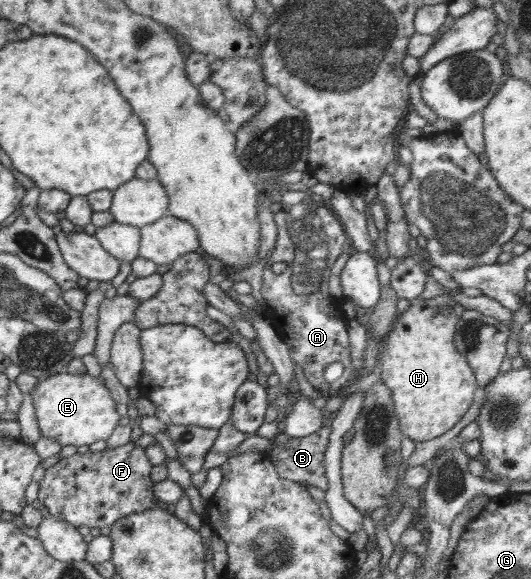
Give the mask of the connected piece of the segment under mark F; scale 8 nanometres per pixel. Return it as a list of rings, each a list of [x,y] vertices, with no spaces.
[[[135,442],[115,448],[105,448],[103,451],[75,453],[71,457],[60,458],[53,466],[45,470],[45,475],[38,482],[38,500],[47,507],[50,516],[61,518],[75,526],[107,527],[113,525],[118,519],[134,513],[141,513],[153,505],[154,487],[149,476],[154,465],[149,462],[145,448],[139,447]]]

